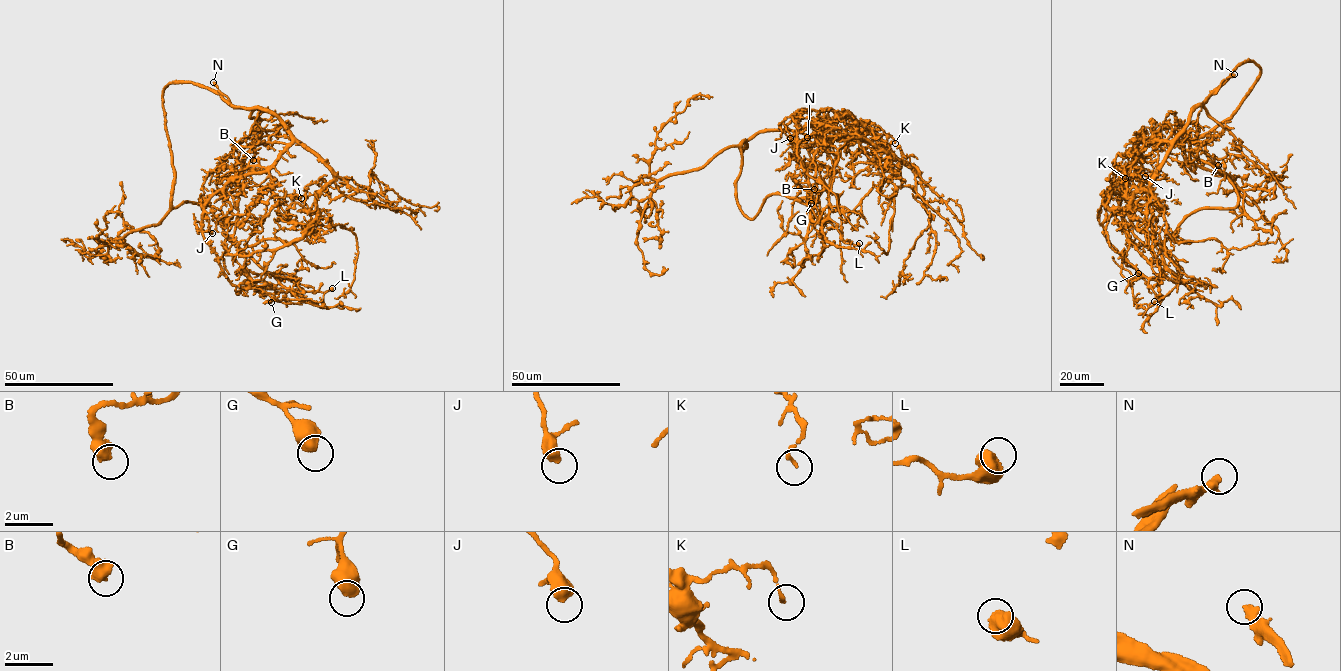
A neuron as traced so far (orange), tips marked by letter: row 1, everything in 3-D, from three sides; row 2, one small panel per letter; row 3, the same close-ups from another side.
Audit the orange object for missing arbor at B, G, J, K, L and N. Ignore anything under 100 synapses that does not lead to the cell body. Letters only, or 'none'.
N

